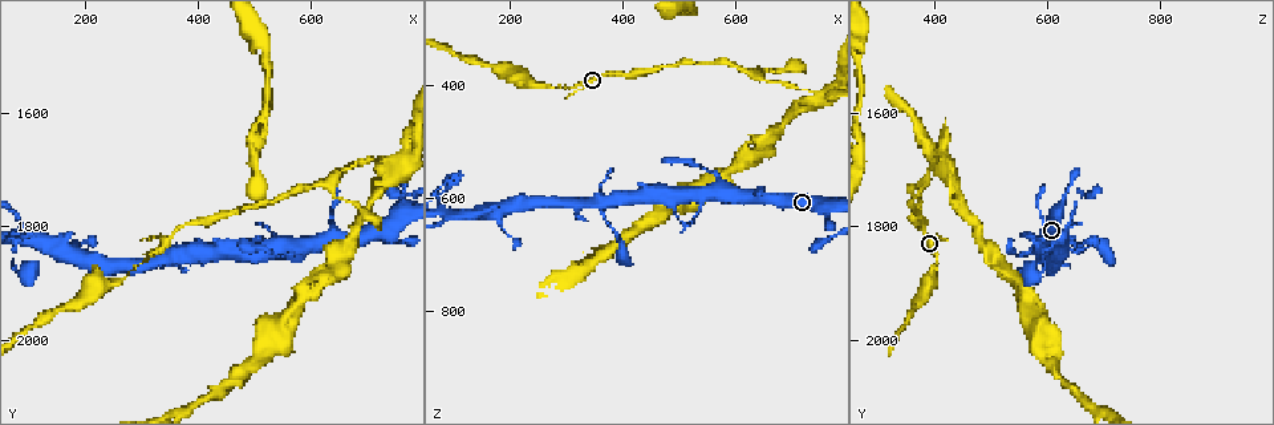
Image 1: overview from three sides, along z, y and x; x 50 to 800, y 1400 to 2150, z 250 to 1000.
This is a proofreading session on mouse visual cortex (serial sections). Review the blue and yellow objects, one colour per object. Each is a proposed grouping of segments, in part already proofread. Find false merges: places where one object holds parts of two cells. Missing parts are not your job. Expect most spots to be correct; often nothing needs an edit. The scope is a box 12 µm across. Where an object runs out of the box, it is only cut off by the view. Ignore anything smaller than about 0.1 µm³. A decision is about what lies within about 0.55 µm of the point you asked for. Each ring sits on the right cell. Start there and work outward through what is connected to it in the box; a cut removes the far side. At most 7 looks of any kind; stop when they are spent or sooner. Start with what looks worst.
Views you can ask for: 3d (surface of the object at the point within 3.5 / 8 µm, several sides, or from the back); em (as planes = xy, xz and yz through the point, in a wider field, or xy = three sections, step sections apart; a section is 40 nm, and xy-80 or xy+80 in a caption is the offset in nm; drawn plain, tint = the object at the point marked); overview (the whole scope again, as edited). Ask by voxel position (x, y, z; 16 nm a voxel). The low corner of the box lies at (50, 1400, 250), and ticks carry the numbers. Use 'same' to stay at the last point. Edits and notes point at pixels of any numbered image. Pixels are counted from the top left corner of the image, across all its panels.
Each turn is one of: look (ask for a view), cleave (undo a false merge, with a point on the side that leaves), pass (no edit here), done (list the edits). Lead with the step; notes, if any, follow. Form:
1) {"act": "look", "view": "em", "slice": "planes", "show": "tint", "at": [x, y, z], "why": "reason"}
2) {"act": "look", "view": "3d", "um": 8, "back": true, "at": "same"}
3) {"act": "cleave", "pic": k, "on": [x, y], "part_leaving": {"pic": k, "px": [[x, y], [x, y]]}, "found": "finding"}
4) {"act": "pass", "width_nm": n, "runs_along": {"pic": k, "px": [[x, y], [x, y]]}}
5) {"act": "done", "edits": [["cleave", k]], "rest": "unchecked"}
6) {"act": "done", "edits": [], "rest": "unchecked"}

{"act": "look", "view": "3d", "um": 3.5, "at": [540, 1755, 365], "why": "narrows sharply"}

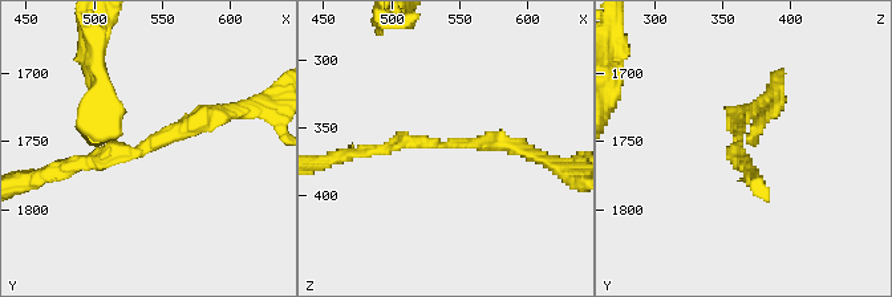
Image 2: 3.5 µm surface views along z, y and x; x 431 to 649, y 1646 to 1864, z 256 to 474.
{"act": "look", "view": "em", "slice": "xy", "step": 2, "show": "tint", "at": [536, 1756, 362], "arm_widths_nm": [150, 200]}

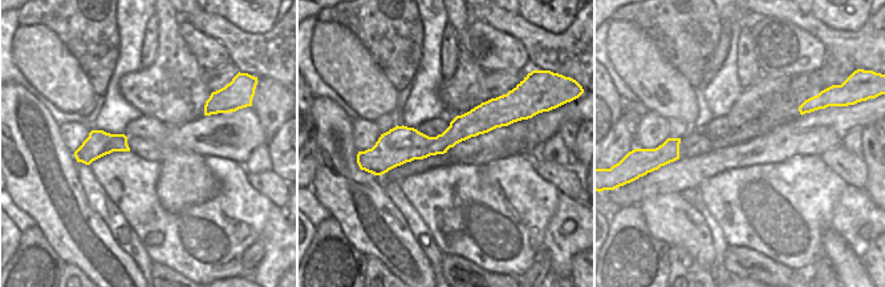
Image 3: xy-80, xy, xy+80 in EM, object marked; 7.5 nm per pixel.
{"act": "pass", "runs_along": {"pic": 3, "px": [[511, 117], [377, 152]]}, "found": "one cell here"}

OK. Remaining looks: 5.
{"act": "look", "view": "3d", "um": 3.5, "at": [755, 1695, 430], "why": "looks like a crossing"}

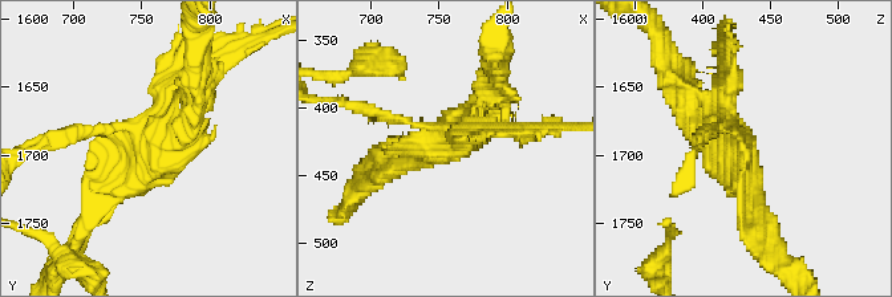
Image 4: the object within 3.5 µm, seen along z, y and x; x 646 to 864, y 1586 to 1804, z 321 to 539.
{"act": "look", "view": "em", "slice": "xy", "step": 1, "show": "tint", "at": [748, 1698, 426], "why": "now the EM"}

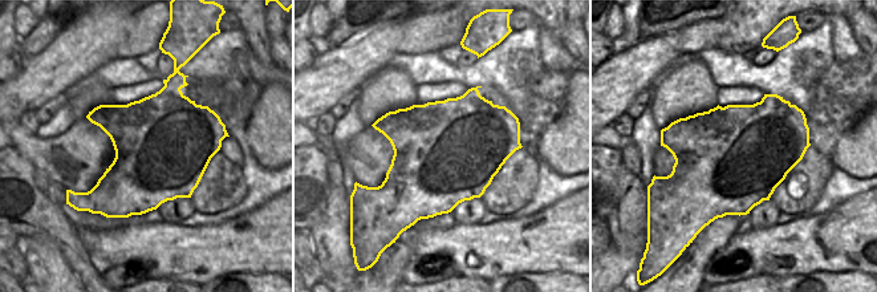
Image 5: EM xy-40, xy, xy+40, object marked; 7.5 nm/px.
{"act": "cleave", "pic": 4, "on": [206, 92], "part_leaving": {"pic": 4, "px": [[126, 133], [142, 161], [85, 226]]}, "found": "two cells meet here"}

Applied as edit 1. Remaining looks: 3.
{"act": "look", "view": "3d", "um": 3.5, "at": [570, 1835, 585], "why": "branch point"}

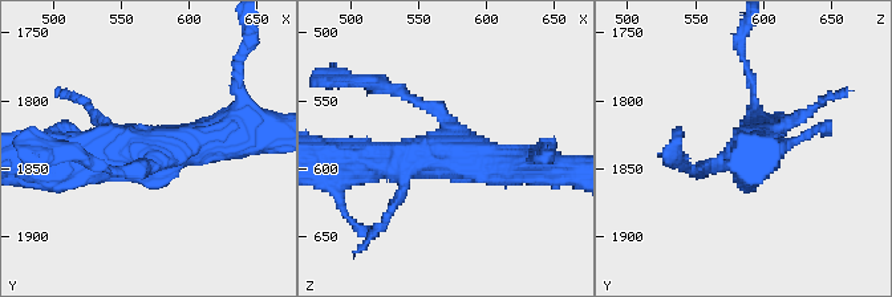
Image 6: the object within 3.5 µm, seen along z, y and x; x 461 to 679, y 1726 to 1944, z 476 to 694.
{"act": "look", "view": "em", "slice": "xy", "step": 1, "show": "tint", "at": [572, 1836, 588]}

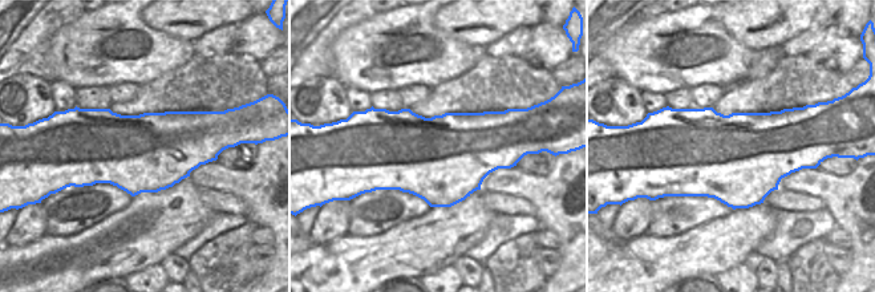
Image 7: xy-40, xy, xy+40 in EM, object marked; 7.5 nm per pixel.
{"act": "pass", "found": "one cell here"}

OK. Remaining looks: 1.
{"act": "done", "edits": [["cleave", 4]], "rest": "unchecked"}

